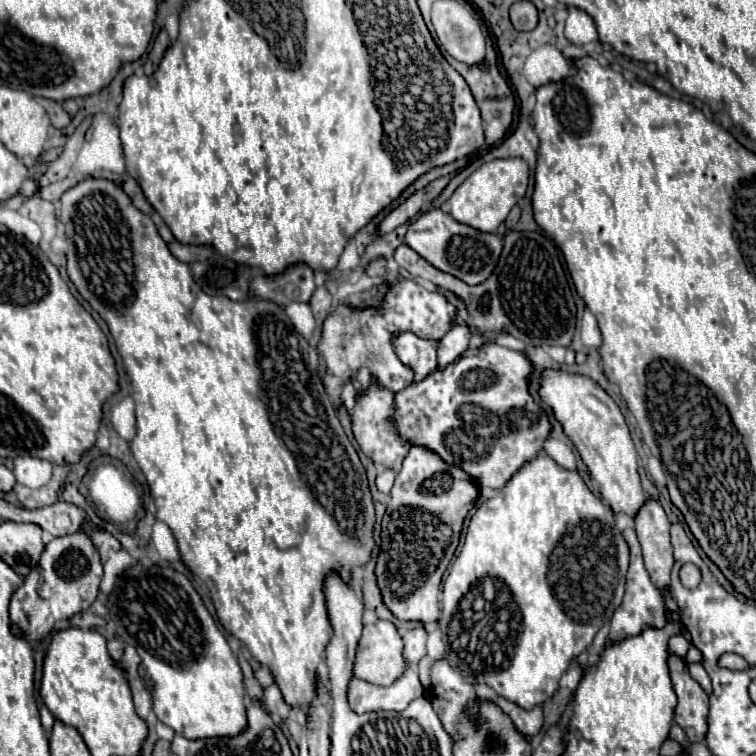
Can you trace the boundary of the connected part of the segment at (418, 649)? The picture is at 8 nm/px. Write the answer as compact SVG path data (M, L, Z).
M422 625L410 629L410 631L406 631L402 635L402 639L404 639L402 655L404 655L404 661L408 665L418 663L426 655L426 637L428 637L428 633L426 633L426 629Z

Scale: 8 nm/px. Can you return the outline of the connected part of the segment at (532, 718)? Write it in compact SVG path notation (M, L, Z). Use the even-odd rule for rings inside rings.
M492 697L492 701L496 701L512 717L512 721L518 727L520 733L524 733L526 737L536 737L538 735L542 723L544 723L540 705L536 705L532 709L522 709L516 703L512 703L512 701L504 699L504 697Z

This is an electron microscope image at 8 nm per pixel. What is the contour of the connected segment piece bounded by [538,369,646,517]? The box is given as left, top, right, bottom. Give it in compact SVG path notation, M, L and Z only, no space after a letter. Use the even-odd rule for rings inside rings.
M544 369L538 395L552 409L566 437L574 443L592 479L598 483L602 499L610 503L614 513L622 511L634 517L634 511L638 511L638 507L646 501L646 493L640 485L638 453L634 449L624 415L614 399L594 379L568 373L564 369Z

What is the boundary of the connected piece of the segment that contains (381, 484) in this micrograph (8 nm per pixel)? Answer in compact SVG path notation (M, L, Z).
M390 469L382 471L382 473L376 477L376 487L378 487L378 491L384 493L384 495L388 495L388 493L390 493L390 487L392 487L392 483L394 483L394 477L396 477L396 473L390 471Z

